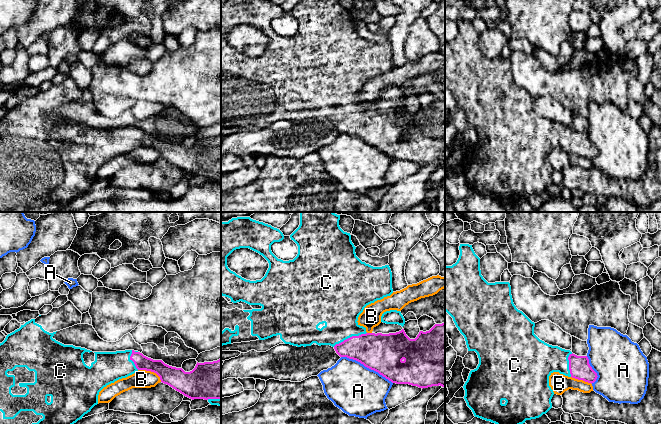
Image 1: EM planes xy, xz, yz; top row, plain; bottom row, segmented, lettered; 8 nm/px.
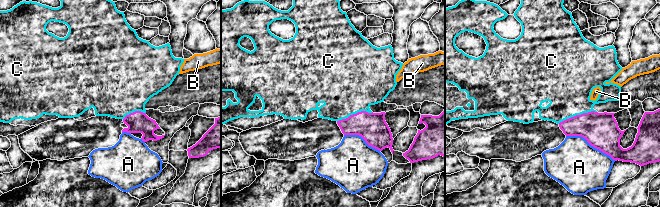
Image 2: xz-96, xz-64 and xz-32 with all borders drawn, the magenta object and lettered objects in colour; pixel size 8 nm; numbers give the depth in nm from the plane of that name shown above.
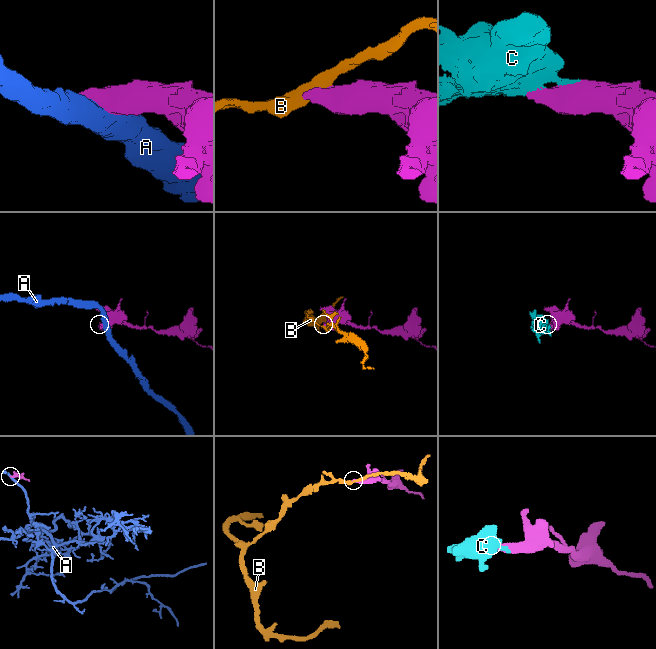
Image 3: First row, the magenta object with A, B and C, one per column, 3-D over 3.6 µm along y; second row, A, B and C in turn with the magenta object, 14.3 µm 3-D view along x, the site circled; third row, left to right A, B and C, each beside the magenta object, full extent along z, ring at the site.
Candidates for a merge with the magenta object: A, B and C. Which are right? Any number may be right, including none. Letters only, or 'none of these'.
C

